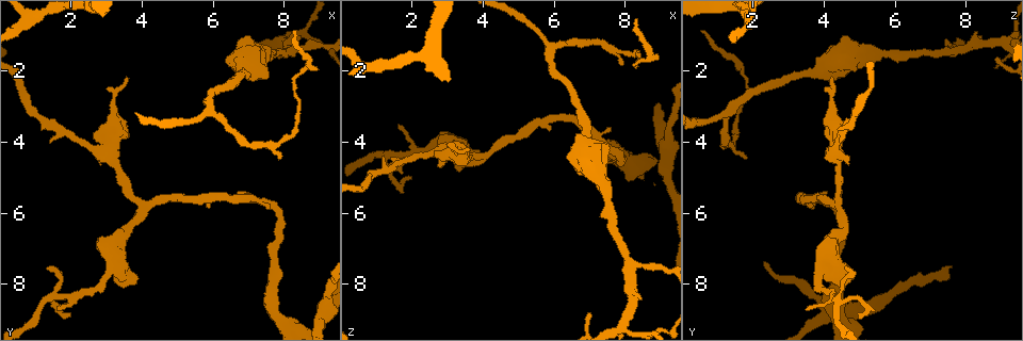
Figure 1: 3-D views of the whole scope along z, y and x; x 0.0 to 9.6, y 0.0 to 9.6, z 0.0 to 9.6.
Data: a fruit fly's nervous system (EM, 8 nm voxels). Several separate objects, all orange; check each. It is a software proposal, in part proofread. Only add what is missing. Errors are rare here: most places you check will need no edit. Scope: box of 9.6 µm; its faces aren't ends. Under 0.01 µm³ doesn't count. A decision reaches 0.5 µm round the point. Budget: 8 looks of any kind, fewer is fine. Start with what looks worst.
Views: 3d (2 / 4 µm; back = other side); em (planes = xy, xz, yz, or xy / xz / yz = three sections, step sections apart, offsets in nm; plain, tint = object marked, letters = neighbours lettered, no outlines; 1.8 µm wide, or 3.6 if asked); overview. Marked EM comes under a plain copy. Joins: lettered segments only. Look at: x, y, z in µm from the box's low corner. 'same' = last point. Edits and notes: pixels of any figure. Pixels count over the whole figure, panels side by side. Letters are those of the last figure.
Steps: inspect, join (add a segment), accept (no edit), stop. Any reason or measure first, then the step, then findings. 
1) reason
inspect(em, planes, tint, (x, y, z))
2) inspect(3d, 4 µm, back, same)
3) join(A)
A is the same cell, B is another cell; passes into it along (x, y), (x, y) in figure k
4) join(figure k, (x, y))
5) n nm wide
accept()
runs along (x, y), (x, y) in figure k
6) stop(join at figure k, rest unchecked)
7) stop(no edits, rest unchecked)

free end
inspect(em, planes, letters, (7.95, 4.45, 1.85))

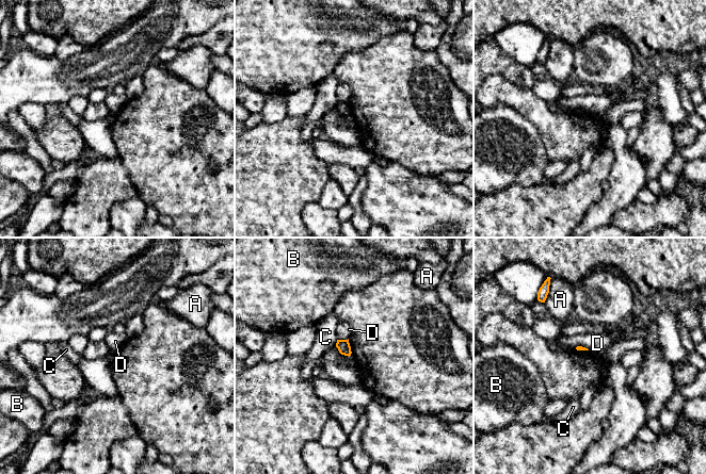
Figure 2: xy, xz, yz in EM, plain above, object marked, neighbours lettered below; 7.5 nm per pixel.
D touches over 90 nm
accept()
A, B, C and D are other cells; border along (348, 338), (337, 340) in figure 2; none of them fits

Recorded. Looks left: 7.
an open end
inspect(3d, 2 µm, (1.50, 4.00, 4.40))

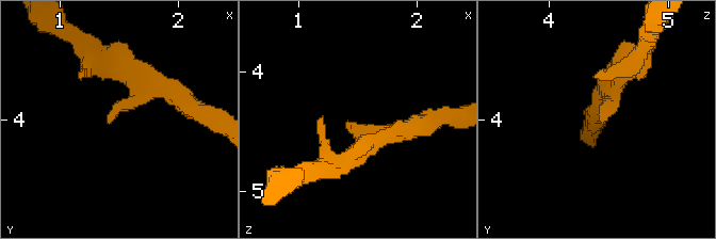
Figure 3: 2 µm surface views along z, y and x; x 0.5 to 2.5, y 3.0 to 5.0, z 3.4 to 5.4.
inspect(em, yz, step 4, letters, (1.40, 4.00, 4.46))

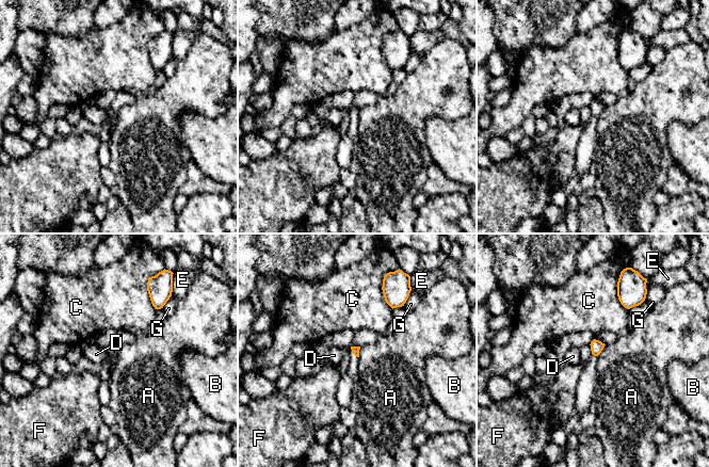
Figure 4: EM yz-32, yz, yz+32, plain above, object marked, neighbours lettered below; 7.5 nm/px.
another direction
inspect(em, planes, letters, same)

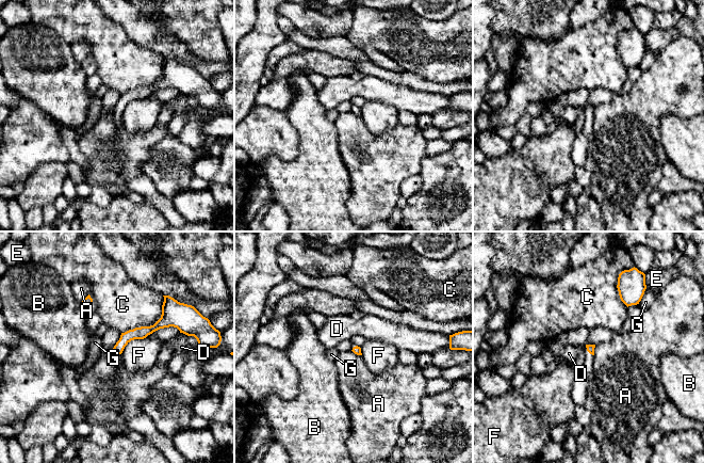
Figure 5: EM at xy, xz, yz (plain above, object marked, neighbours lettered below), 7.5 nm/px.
accept()
A, B, C, D, E, F and G are other cells; no lettered segment goes on from it

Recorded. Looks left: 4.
inspect(em, yz, step 4, tint, (1.40, 8.45, 4.35))

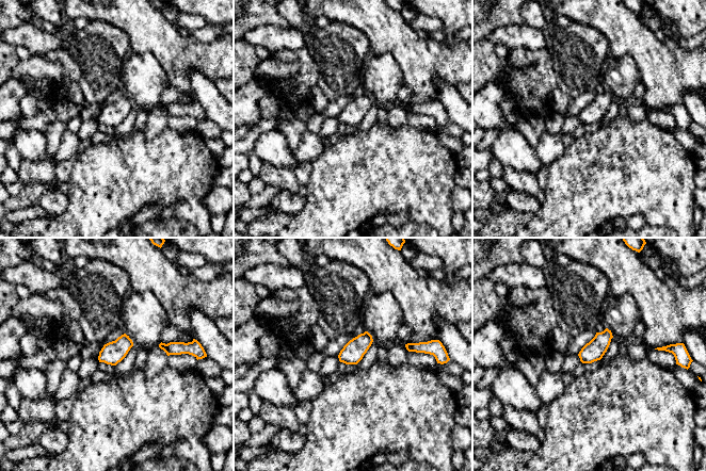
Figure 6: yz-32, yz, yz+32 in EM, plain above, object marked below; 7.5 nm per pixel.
inspect(em, yz, step 4, letters, same)

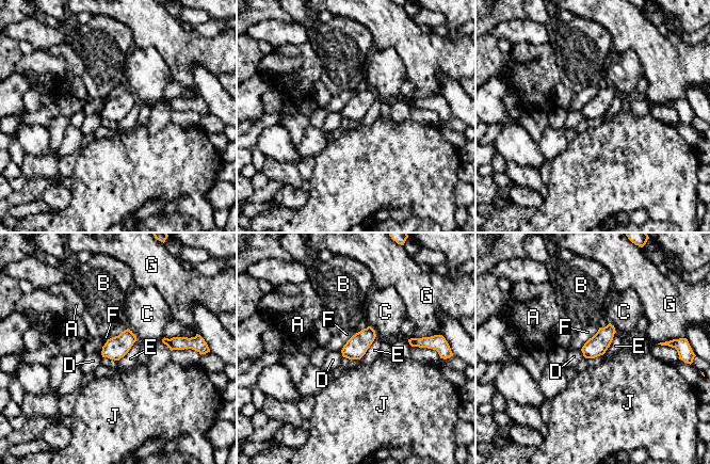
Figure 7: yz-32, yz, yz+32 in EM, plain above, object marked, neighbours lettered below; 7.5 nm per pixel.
150 nm wide
accept()
A, B, C, D, E, F, G and J are other cells; no lettered segment goes on from it

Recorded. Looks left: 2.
thick end
inspect(3d, 2 µm, (3.90, 7.90, 4.20))

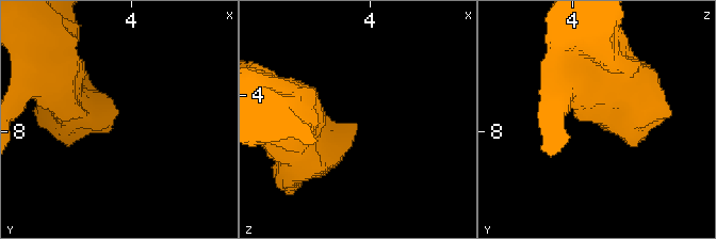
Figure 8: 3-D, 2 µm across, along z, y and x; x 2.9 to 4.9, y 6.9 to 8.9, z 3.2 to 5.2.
need the tissue
inspect(em, xz, step 4, letters, (3.88, 7.92, 4.24))

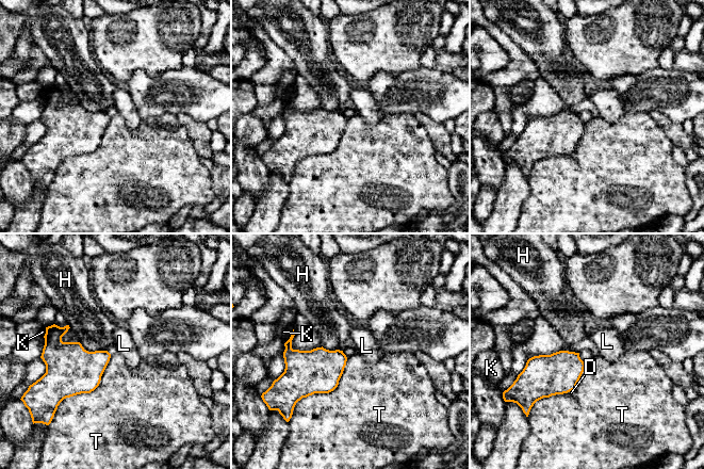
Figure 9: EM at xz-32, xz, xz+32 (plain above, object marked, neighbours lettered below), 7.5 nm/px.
accept()
D, H, K, L and T are other cells; no lettered segment goes on from it

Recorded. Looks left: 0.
stop(no edits, rest unchecked)

